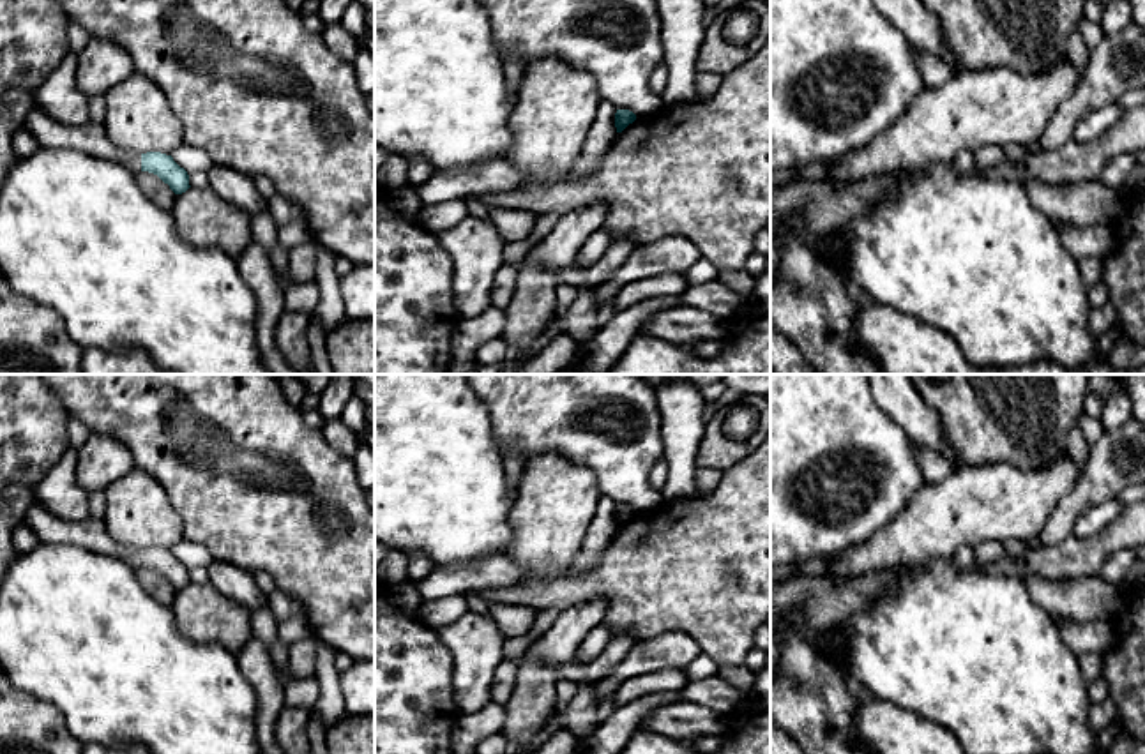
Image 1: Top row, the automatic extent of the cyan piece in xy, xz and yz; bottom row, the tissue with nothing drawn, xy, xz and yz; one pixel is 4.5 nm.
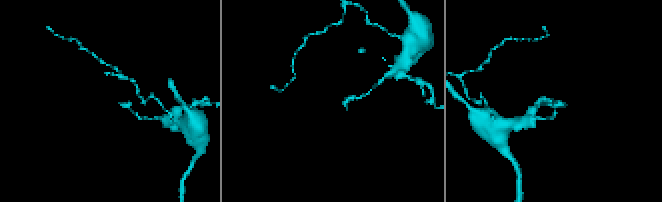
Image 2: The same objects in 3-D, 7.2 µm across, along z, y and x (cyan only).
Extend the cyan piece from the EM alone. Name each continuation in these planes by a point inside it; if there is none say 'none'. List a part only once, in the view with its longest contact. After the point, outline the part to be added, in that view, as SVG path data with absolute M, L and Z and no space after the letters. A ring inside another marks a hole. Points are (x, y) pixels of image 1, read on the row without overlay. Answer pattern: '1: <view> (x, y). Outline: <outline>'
1: xy (90, 534). Outline: M35 503L27 510L23 521L34 530L39 542L81 546L94 553L118 556L136 570L141 567L141 549L115 542L108 535L102 517L62 521Z

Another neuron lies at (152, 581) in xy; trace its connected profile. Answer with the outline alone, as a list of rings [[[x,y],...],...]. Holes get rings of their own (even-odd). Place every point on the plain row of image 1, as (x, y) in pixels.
[[[140,567],[136,570],[141,586],[161,604],[170,606],[177,590],[157,570]]]

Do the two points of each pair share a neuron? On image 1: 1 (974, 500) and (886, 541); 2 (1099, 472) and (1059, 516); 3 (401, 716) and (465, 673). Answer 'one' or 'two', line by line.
1: one
2: one
3: two

